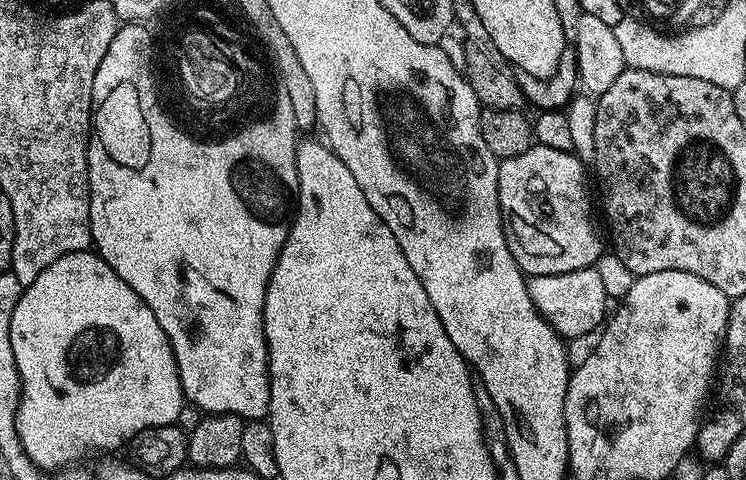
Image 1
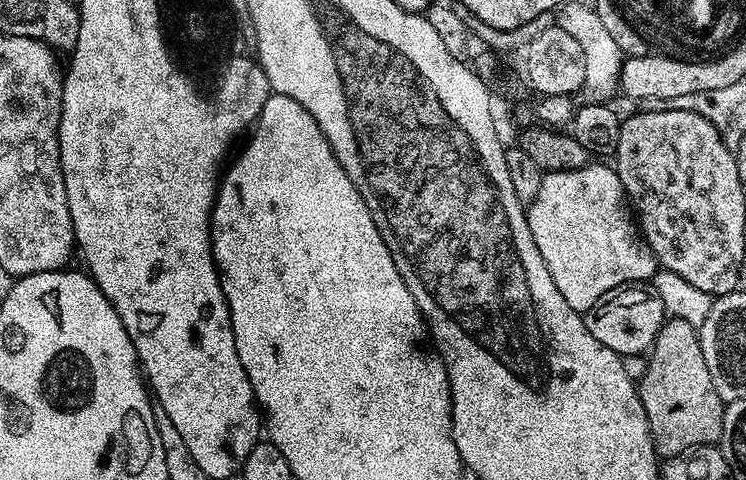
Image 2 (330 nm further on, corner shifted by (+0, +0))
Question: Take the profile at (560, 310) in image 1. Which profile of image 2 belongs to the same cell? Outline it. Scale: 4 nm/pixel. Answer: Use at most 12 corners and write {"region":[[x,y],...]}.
{"region":[[648,282],[620,284],[583,313],[621,358],[647,353],[666,313]]}

